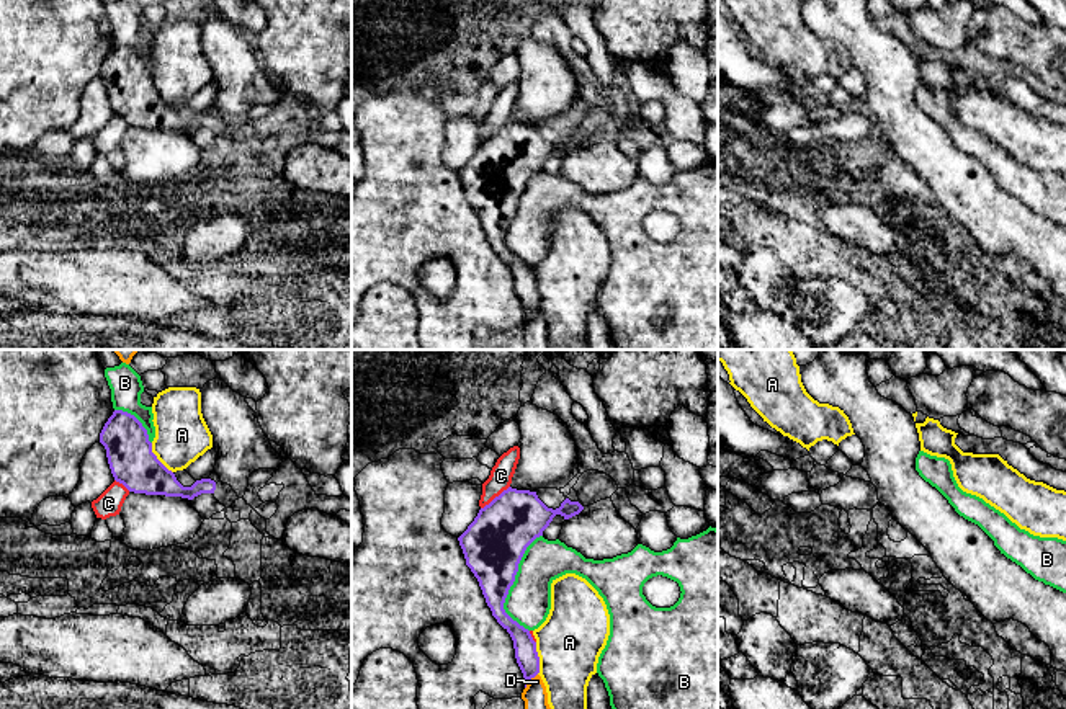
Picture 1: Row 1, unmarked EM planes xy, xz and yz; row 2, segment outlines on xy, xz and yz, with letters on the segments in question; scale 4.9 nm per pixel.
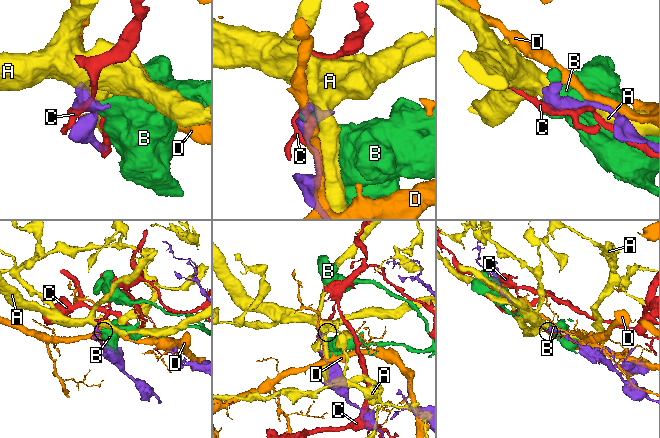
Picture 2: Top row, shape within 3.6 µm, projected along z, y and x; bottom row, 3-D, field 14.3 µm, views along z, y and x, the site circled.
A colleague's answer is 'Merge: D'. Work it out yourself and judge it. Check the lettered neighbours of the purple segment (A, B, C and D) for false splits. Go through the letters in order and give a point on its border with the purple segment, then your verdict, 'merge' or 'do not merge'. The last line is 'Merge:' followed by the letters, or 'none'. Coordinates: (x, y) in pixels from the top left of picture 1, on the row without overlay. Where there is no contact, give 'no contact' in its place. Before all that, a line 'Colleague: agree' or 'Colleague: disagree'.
Colleague: disagree
A: contact xz (538, 293); do not merge
B: contact xz (512, 218); do not merge
C: contact xz (496, 131); do not merge
D: contact xz (528, 316); do not merge
Merge: none

